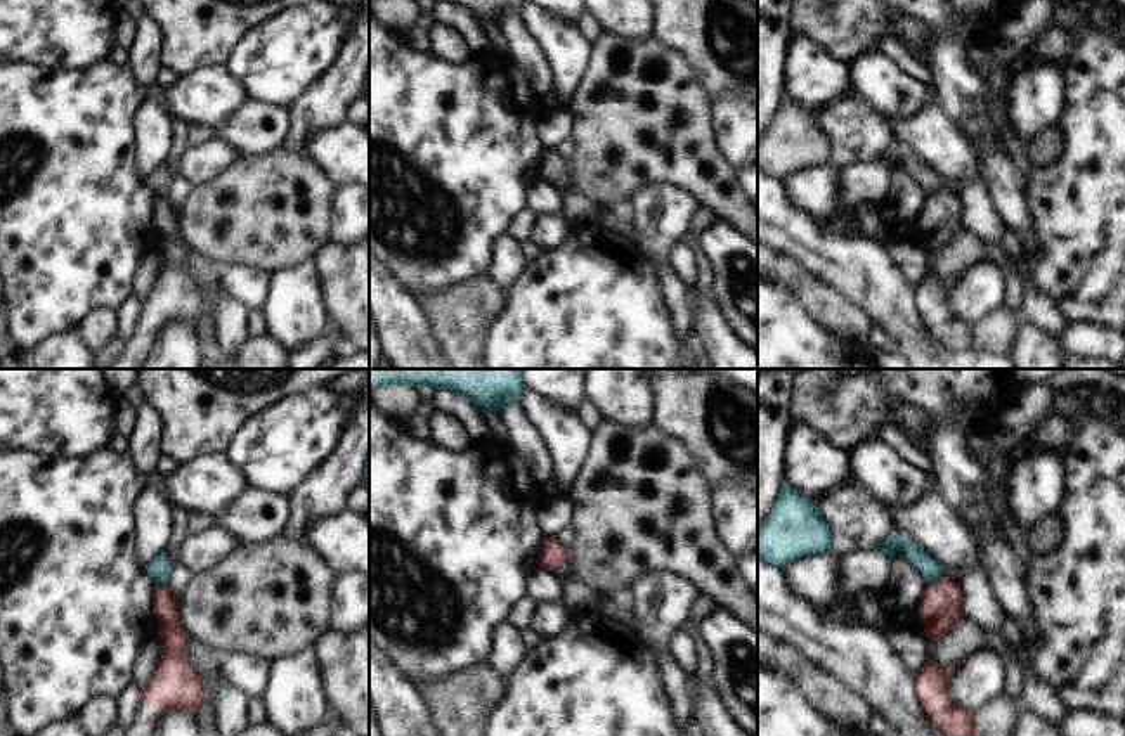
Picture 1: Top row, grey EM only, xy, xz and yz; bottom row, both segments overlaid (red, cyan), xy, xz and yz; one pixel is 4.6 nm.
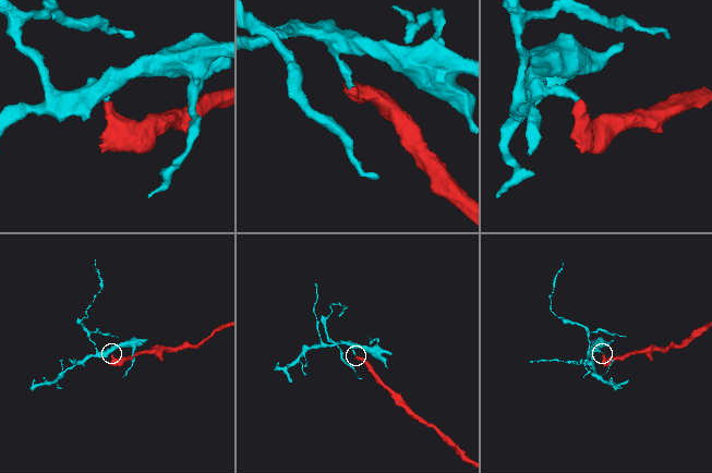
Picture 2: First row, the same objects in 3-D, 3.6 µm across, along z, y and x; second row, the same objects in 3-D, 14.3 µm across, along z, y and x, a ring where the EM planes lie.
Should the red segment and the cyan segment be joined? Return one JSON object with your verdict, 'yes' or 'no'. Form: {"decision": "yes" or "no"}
{"decision": "no"}

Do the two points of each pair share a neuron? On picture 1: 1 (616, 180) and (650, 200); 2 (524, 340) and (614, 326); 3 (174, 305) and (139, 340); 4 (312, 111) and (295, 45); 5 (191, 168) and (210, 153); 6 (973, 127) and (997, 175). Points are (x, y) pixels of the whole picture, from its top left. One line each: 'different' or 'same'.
1: different
2: same
3: same
4: different
5: same
6: same

